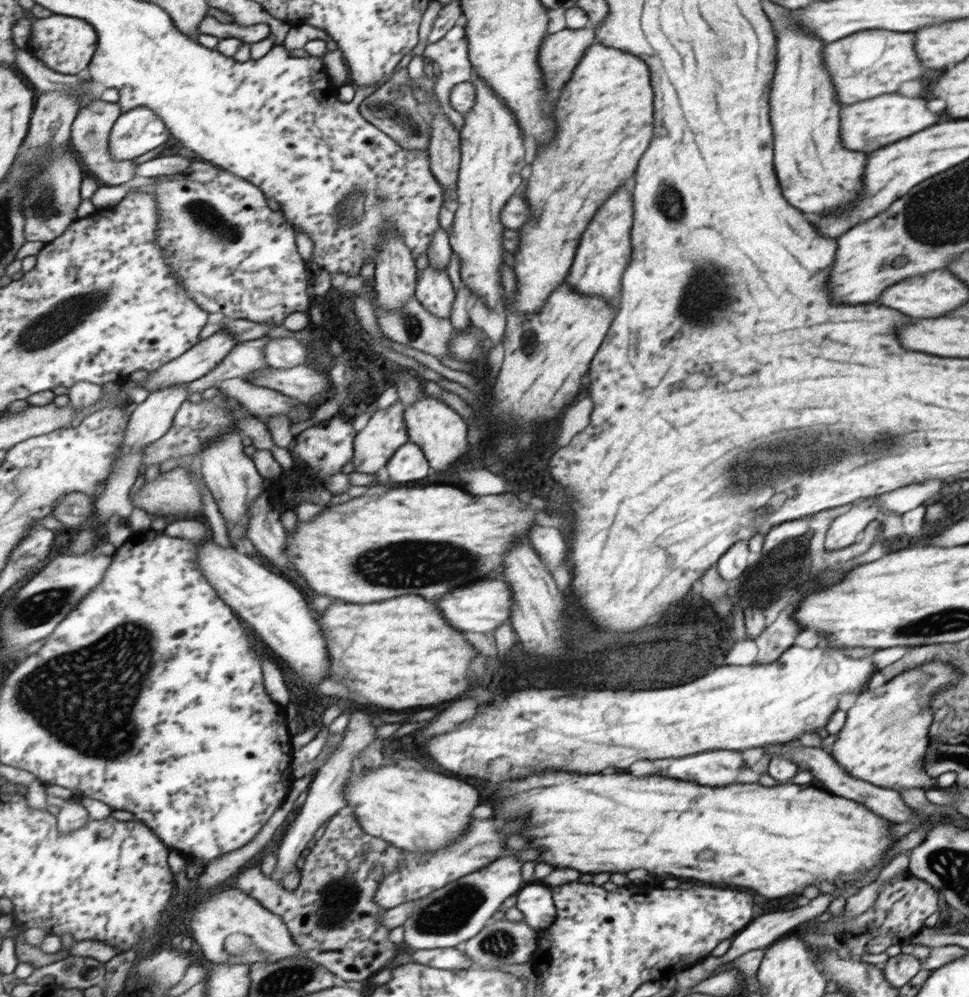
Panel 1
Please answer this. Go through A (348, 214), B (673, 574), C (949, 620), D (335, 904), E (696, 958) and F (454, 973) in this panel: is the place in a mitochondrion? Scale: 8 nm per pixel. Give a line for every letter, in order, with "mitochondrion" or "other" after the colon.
A: mitochondrion
B: mitochondrion
C: mitochondrion
D: mitochondrion
E: other
F: other

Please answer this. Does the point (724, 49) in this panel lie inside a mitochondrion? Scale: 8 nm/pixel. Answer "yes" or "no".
yes

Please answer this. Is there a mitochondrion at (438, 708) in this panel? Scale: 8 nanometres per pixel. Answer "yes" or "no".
no

